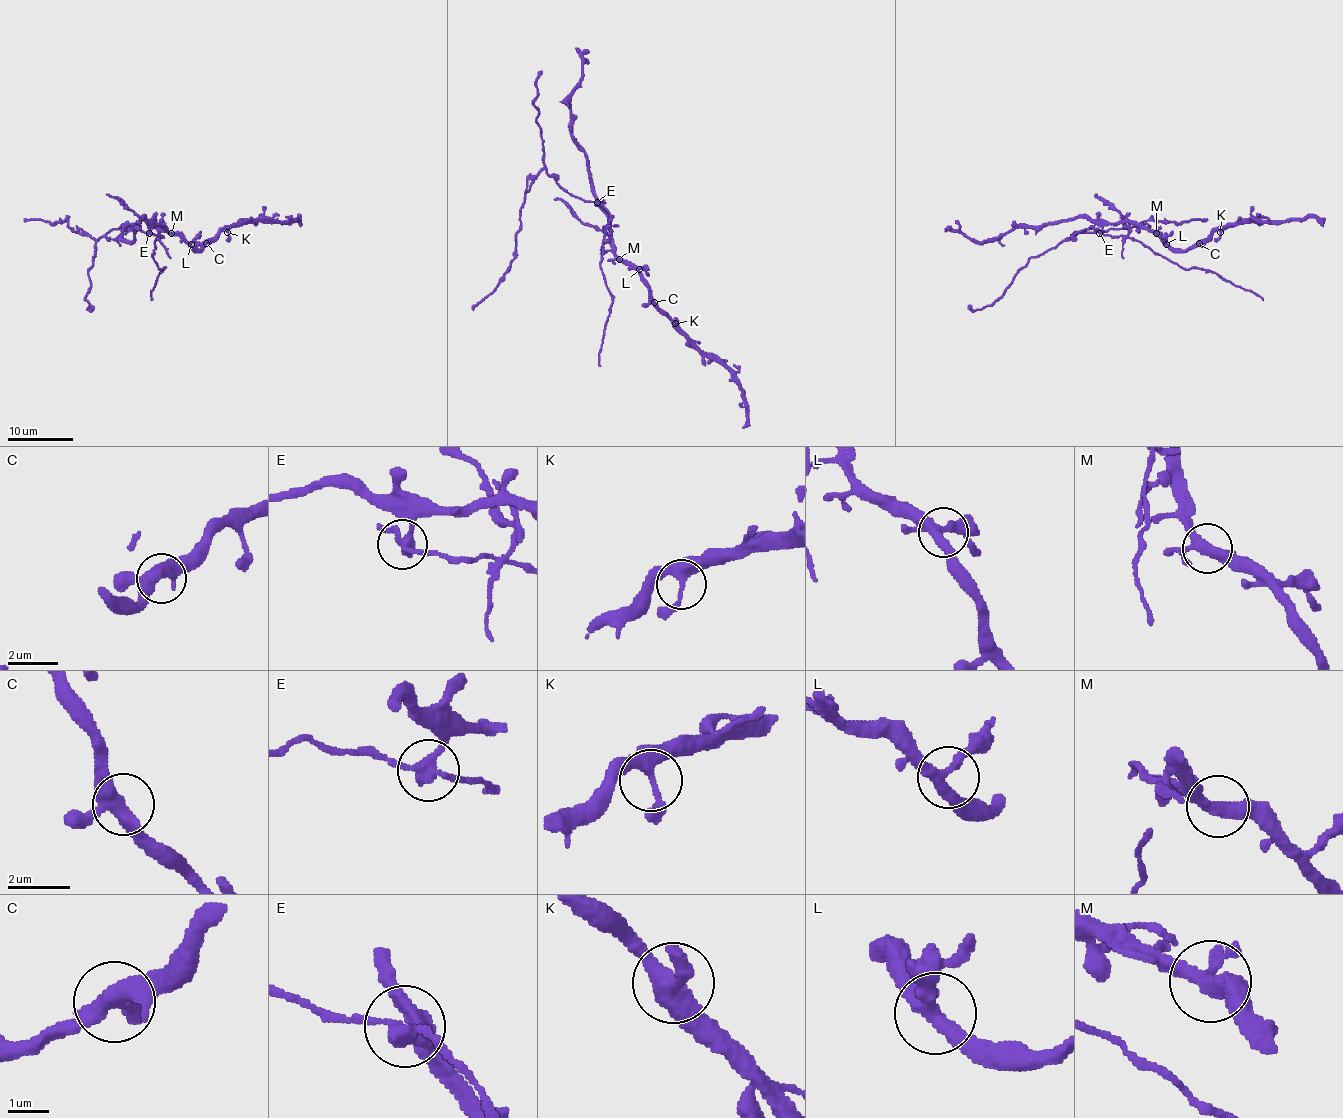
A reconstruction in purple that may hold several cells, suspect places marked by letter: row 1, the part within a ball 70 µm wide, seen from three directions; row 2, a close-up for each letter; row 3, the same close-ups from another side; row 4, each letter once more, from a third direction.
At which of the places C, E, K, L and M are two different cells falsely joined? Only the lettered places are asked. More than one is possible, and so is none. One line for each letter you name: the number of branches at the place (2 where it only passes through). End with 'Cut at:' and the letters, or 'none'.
E: 3 branches meet
Cut at: E

